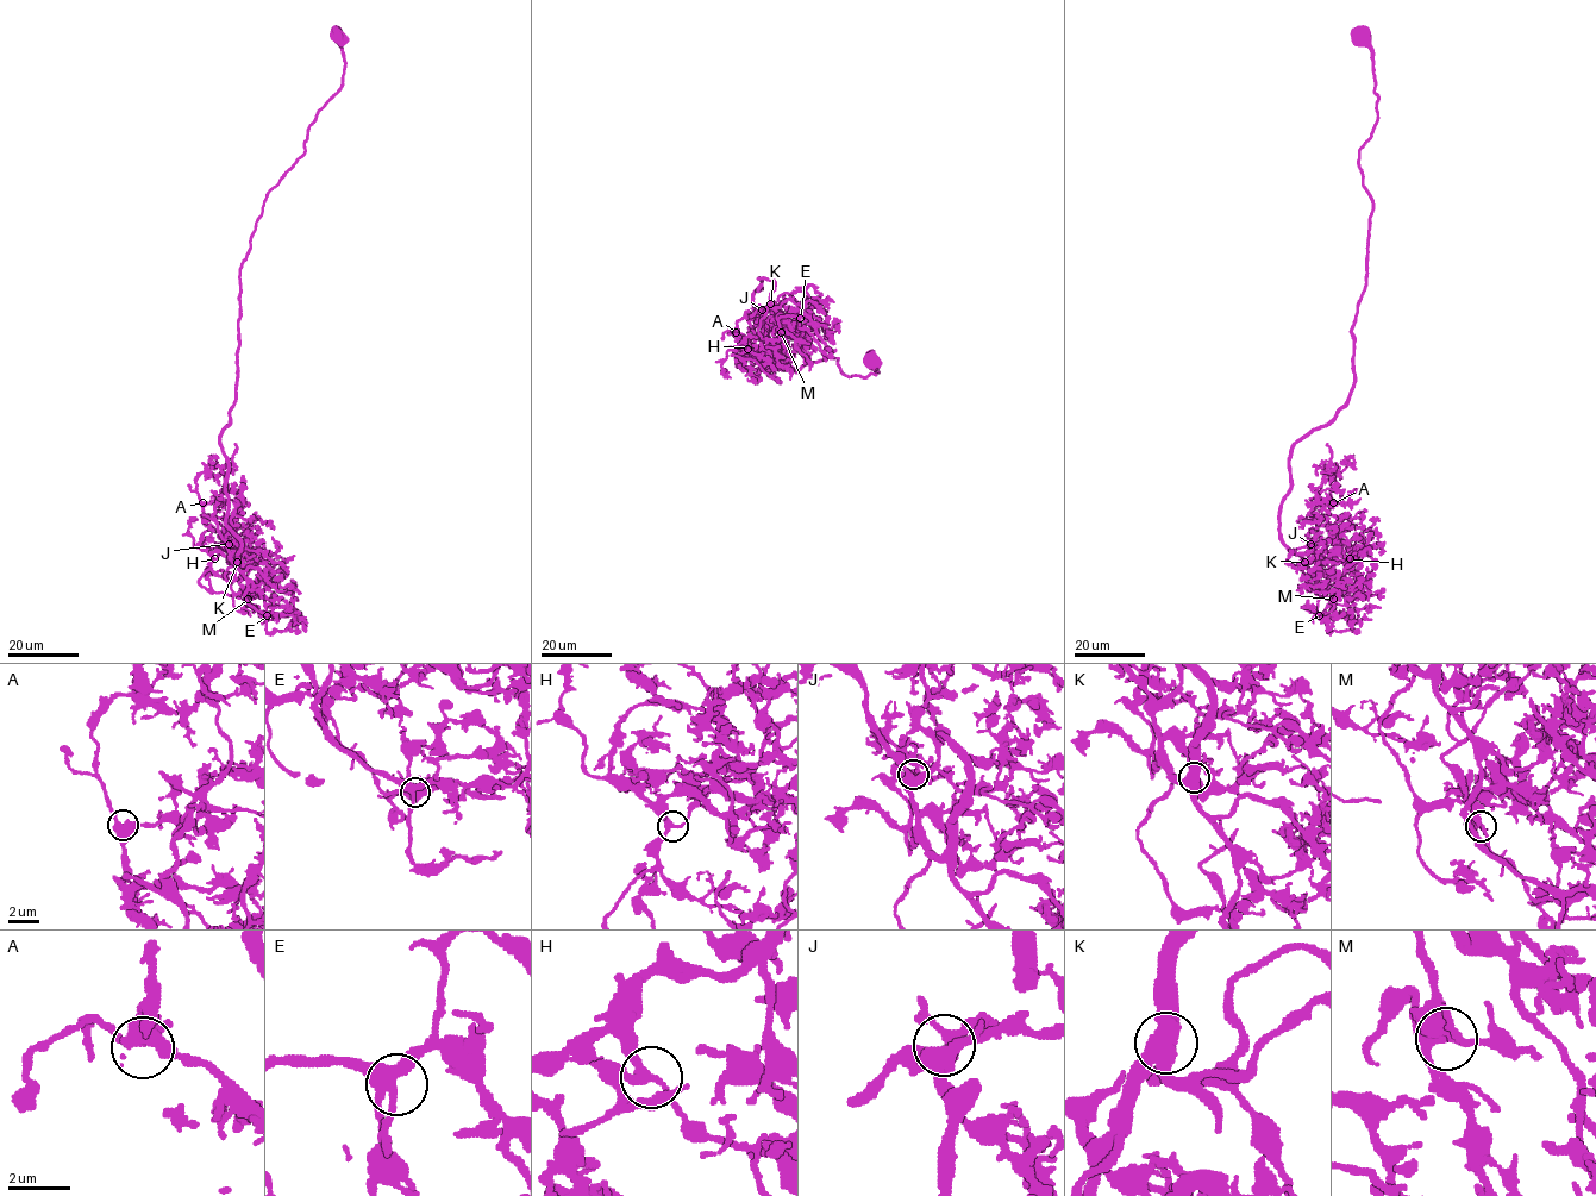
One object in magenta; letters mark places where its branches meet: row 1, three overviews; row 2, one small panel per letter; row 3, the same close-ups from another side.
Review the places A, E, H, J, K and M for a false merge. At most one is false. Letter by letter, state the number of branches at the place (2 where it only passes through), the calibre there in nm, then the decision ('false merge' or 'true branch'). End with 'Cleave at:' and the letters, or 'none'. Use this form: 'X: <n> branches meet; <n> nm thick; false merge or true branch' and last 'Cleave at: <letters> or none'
A: 3 branches meet; 460 nm thick; true branch
E: 4 branches meet; 380 nm thick; true branch
H: 3 branches meet; 260 nm thick; true branch
J: 3 branches meet; 460 nm thick; true branch
K: 3 branches meet; 480 nm thick; true branch
M: 3 branches meet; 320 nm thick; true branch
Cleave at: none

